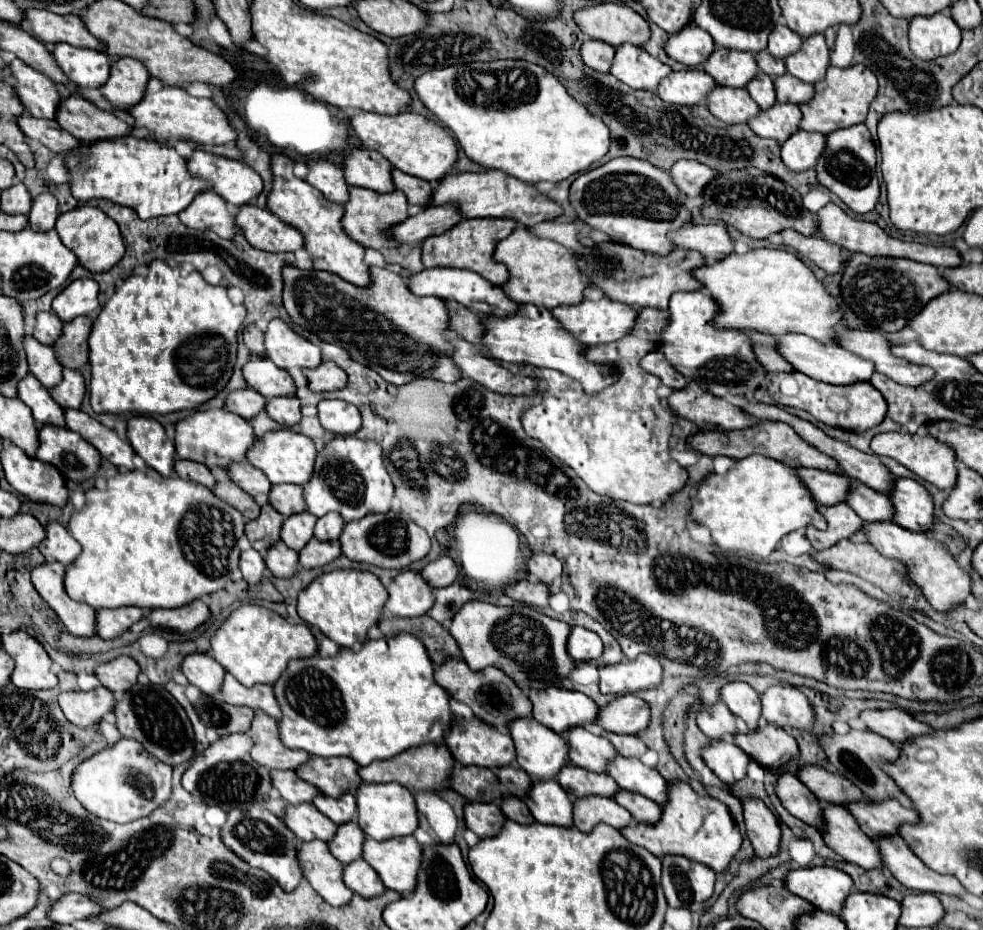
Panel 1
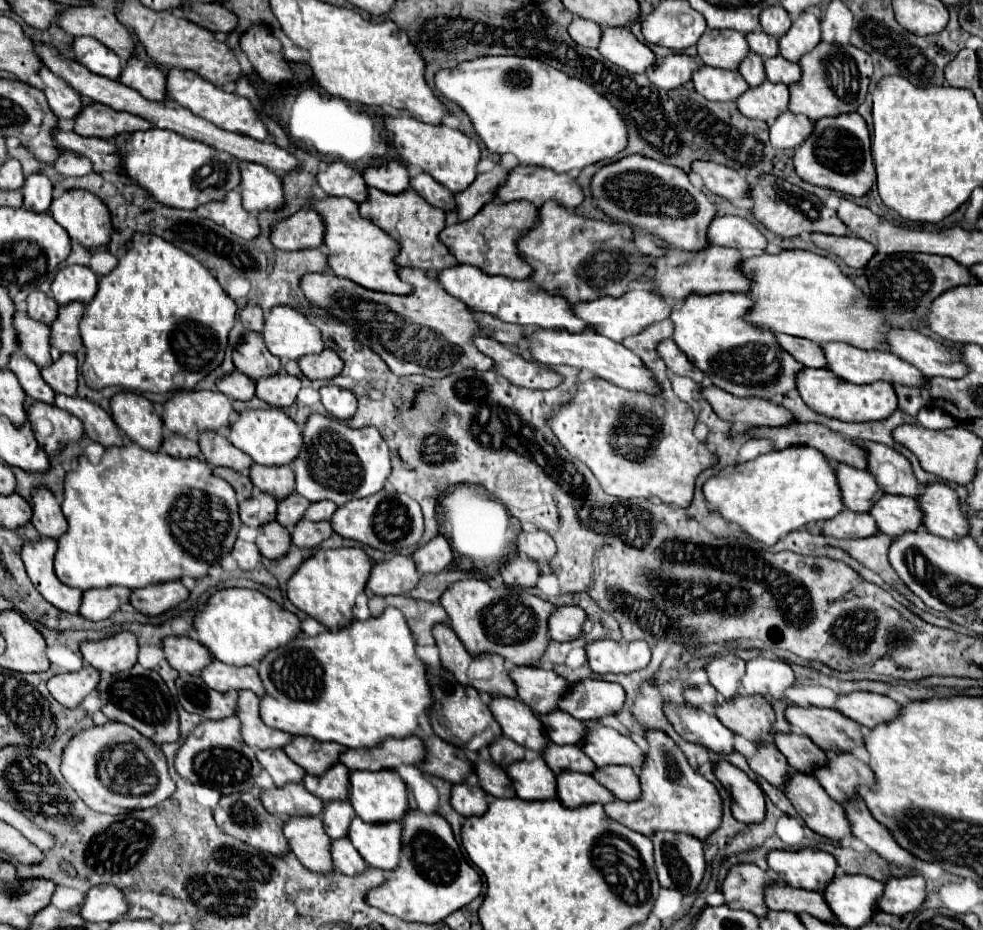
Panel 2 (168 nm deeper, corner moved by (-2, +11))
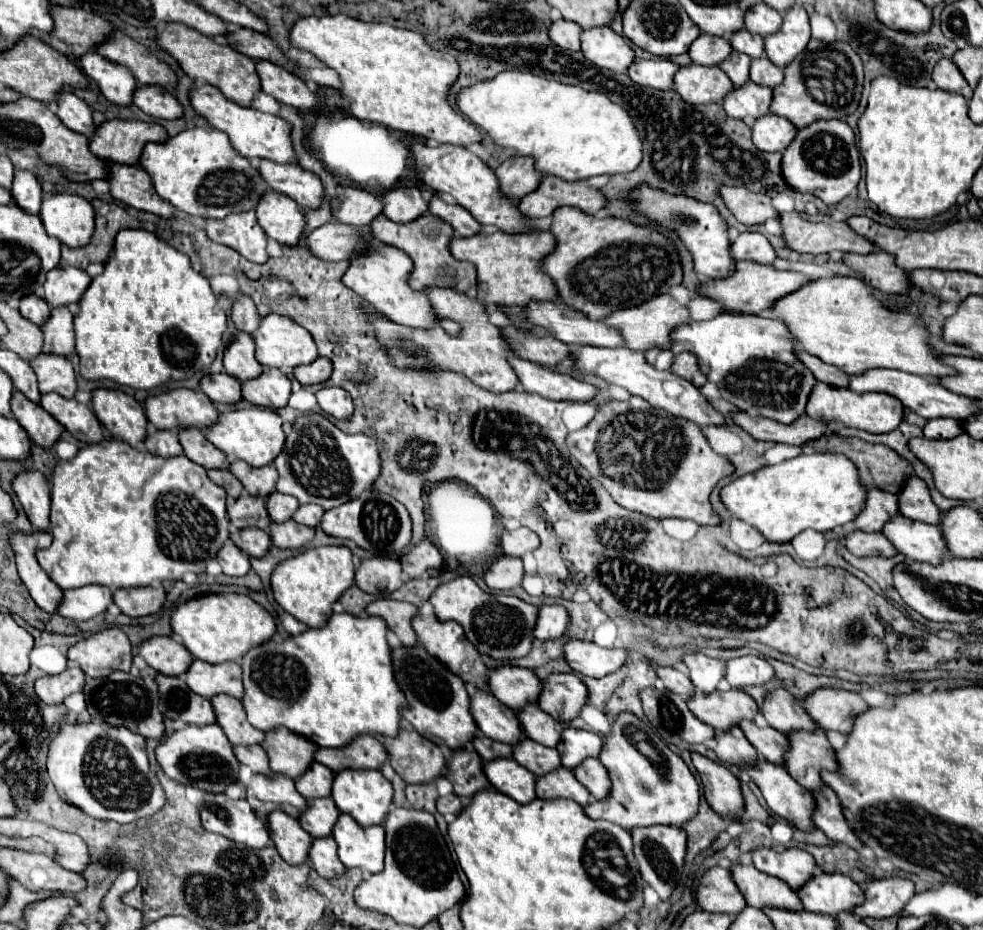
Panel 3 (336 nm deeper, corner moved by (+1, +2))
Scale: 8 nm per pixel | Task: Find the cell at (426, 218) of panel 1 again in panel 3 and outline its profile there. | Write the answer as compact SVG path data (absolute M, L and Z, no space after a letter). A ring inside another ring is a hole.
M510 157L496 169L500 189L506 197L522 199L530 191L536 191L542 183L542 173L536 171L532 157Z

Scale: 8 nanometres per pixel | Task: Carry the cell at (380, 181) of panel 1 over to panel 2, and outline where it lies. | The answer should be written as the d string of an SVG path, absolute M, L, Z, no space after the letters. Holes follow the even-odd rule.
M391 160L381 166L367 166L363 170L363 178L367 186L373 186L387 194L399 194L401 190L409 188L409 172L397 160Z

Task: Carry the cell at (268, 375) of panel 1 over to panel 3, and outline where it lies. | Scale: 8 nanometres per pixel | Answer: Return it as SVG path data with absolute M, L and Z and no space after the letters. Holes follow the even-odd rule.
M236 331L224 351L224 369L228 375L246 381L262 373L262 365L254 357L254 339L246 331Z

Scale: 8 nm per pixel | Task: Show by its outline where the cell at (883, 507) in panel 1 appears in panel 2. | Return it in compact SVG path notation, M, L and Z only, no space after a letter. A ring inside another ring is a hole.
M883 494L873 508L869 510L873 520L877 522L879 532L895 538L901 536L907 530L919 530L923 528L921 524L921 510L915 498L907 496L893 496L893 494Z

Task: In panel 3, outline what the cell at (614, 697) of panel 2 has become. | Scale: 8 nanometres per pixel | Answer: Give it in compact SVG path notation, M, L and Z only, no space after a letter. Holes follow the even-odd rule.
M552 673L542 679L542 693L538 705L560 723L570 723L586 705L588 689L572 673Z

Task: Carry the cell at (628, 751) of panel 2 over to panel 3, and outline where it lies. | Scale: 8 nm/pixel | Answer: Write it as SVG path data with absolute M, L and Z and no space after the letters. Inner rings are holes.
M566 727L560 731L560 741L556 745L560 761L564 767L572 769L586 757L596 757L602 751L602 737L590 731Z

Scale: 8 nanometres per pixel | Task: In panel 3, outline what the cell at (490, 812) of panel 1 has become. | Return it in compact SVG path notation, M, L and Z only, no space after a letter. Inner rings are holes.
M450 793L450 795L446 795L446 797L438 797L436 807L438 807L438 811L440 811L442 815L446 815L446 813L458 815L458 811L462 811L462 801L460 801L454 793Z

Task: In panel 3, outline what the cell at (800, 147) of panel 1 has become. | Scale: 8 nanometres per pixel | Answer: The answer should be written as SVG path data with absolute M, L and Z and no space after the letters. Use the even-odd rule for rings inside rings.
M778 115L758 117L752 127L752 141L760 151L784 151L796 135L796 127Z

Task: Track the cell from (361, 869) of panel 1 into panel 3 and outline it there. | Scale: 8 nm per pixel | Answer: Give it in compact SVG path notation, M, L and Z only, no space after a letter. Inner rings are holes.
M316 837L316 839L312 839L310 851L308 851L308 863L322 877L342 875L342 871L346 869L340 863L338 855L336 855L336 847L334 847L332 837Z

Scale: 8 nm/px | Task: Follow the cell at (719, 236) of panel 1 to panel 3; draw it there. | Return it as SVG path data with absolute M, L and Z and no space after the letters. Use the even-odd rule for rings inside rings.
M740 233L732 241L732 255L736 261L746 259L746 261L756 261L764 265L770 265L776 259L774 247L760 233Z

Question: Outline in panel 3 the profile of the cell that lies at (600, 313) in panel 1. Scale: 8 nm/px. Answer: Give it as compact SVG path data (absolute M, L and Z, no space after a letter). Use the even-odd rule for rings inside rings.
M658 295L658 299L650 299L640 307L630 307L630 309L616 311L614 315L610 315L606 319L606 323L610 323L612 327L618 327L618 331L622 333L622 337L626 341L626 347L630 347L634 351L642 351L642 353L648 351L648 349L672 349L670 333L686 321L690 321L688 307L680 305L670 295Z

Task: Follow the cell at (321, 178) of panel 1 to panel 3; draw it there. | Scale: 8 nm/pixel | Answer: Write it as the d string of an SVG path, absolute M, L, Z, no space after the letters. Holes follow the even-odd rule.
M346 187L344 197L332 201L332 213L340 223L368 227L382 213L382 201L364 189Z

